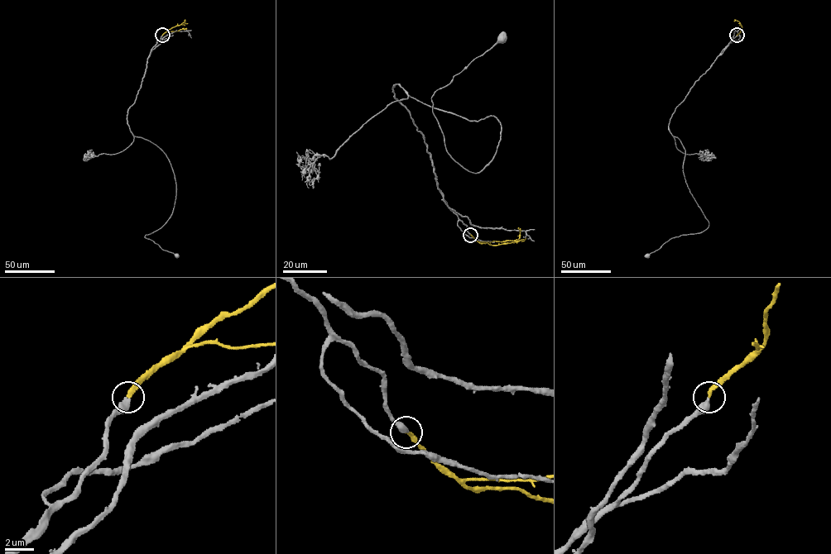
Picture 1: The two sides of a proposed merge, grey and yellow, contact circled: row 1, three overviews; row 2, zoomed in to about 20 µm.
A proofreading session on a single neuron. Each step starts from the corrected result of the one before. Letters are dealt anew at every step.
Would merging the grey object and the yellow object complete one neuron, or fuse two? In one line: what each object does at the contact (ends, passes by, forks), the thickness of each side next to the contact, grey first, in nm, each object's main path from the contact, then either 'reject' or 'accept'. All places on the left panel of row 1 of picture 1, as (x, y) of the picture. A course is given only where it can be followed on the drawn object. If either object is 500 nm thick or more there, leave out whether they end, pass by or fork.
grey ends there; yellow ends there; 420 nm thick on the grey side, 240 nm on the other; grey runs (162, 35), (127, 119), (132, 134), (156, 145), (170, 164), (173, 212), (145, 237), (177, 255); yellow runs (162, 35), (184, 21); accept

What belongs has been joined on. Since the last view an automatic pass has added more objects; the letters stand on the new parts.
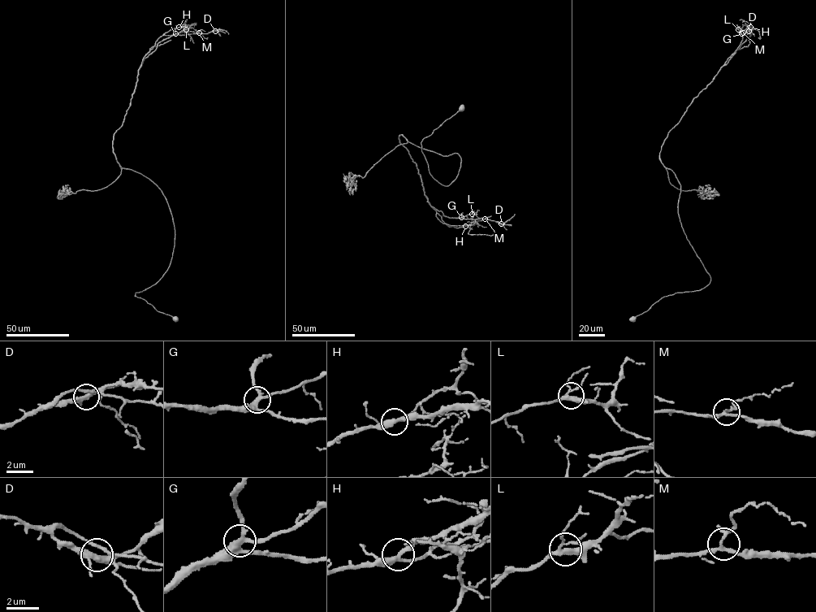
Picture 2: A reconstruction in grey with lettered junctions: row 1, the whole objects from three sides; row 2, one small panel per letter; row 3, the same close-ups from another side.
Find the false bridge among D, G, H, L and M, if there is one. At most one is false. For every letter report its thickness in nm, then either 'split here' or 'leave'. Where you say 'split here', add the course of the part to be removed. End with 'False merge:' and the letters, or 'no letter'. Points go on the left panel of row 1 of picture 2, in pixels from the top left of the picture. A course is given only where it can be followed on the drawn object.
D: 320 nm thick; leave
G: 320 nm thick; leave
H: 320 nm thick; leave
L: 280 nm thick; leave
M: 200 nm thick; leave
False merge: no letter

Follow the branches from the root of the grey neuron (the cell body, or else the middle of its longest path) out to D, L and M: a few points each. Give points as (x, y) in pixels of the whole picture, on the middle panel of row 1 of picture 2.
D: (462, 107), (420, 142), (430, 175), (448, 185), (457, 153), (399, 141), (432, 206), (501, 223)
L: (462, 107), (420, 142), (430, 175), (448, 185), (457, 153), (399, 139), (429, 203), (448, 217), (472, 214)
M: (462, 107), (420, 142), (430, 175), (448, 185), (457, 153), (399, 139), (432, 206), (485, 219)

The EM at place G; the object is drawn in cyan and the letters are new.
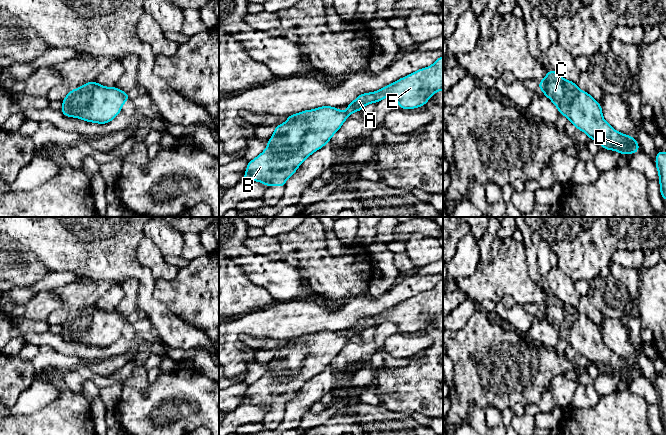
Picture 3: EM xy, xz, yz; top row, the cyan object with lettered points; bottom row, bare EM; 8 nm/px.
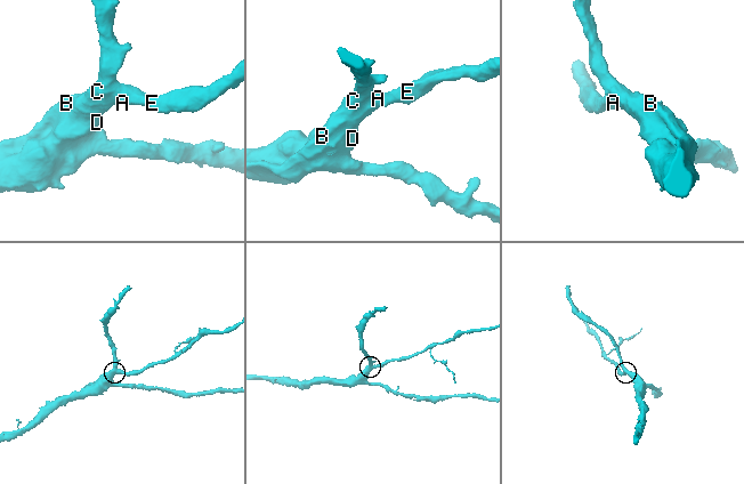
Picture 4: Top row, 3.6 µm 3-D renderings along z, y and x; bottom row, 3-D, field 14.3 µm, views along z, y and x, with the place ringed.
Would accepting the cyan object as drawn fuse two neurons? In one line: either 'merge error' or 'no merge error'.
no merge error

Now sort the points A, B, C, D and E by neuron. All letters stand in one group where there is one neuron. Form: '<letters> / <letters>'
A B C D E

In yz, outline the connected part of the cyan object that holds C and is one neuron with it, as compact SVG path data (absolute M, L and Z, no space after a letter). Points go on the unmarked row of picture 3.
M547 295L546 301L538 306L539 312L558 332L559 337L571 345L576 353L586 357L590 363L598 366L604 373L615 374L622 378L635 378L639 369L634 361L620 357L612 352L603 342L602 332L590 318L581 315L575 307L562 302L556 295Z

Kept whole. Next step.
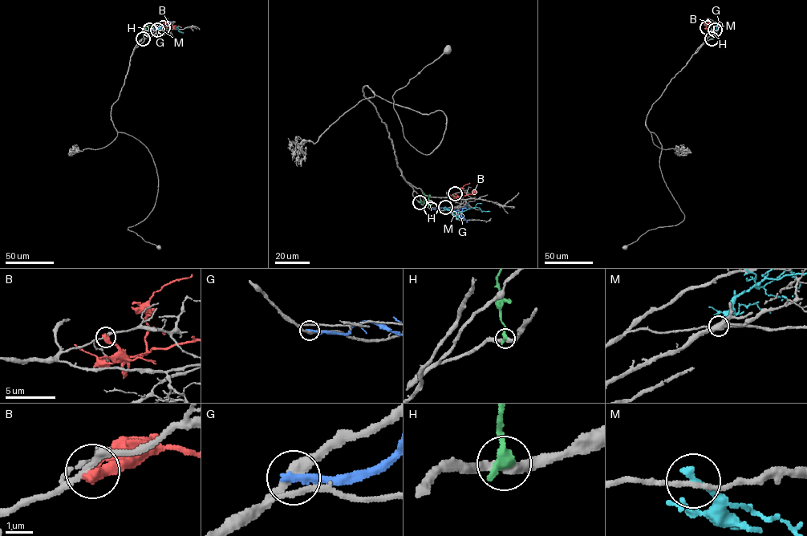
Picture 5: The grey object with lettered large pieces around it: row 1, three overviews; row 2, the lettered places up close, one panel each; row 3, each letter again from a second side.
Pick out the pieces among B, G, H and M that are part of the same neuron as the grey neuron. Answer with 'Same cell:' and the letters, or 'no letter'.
Same cell: no letter

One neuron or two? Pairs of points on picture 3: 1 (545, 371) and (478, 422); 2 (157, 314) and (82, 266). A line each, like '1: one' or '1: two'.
1: two
2: one

